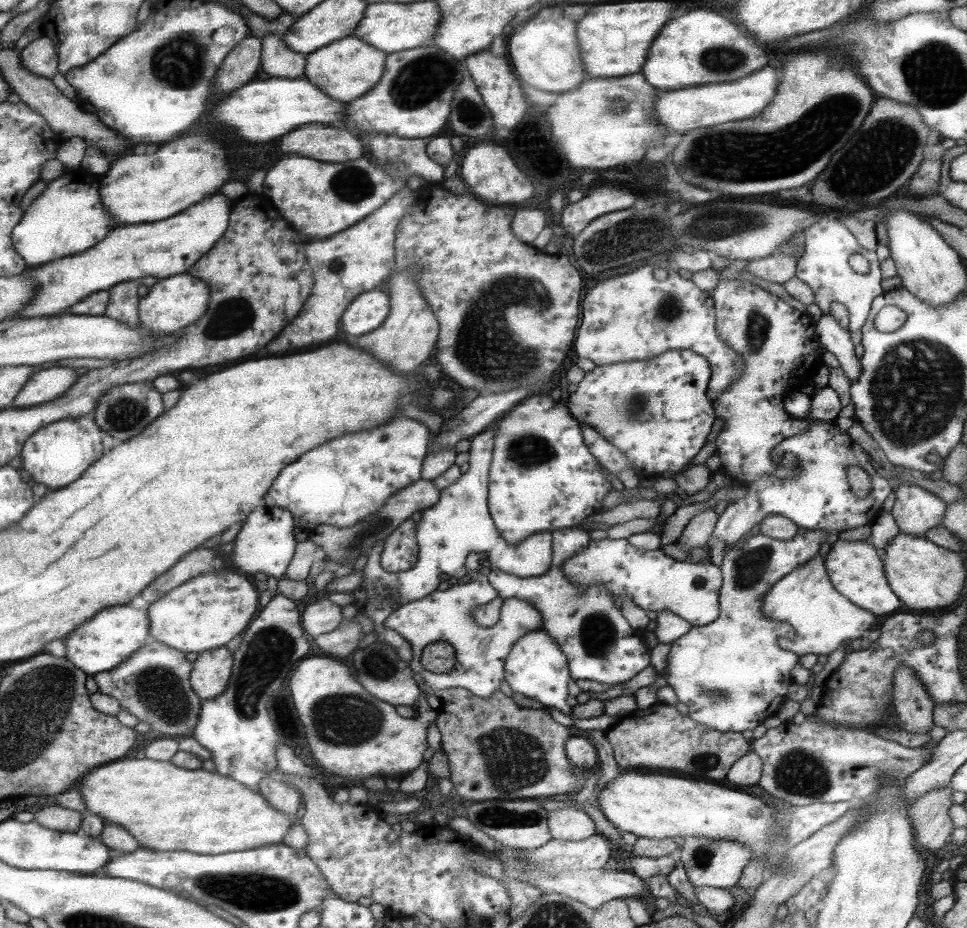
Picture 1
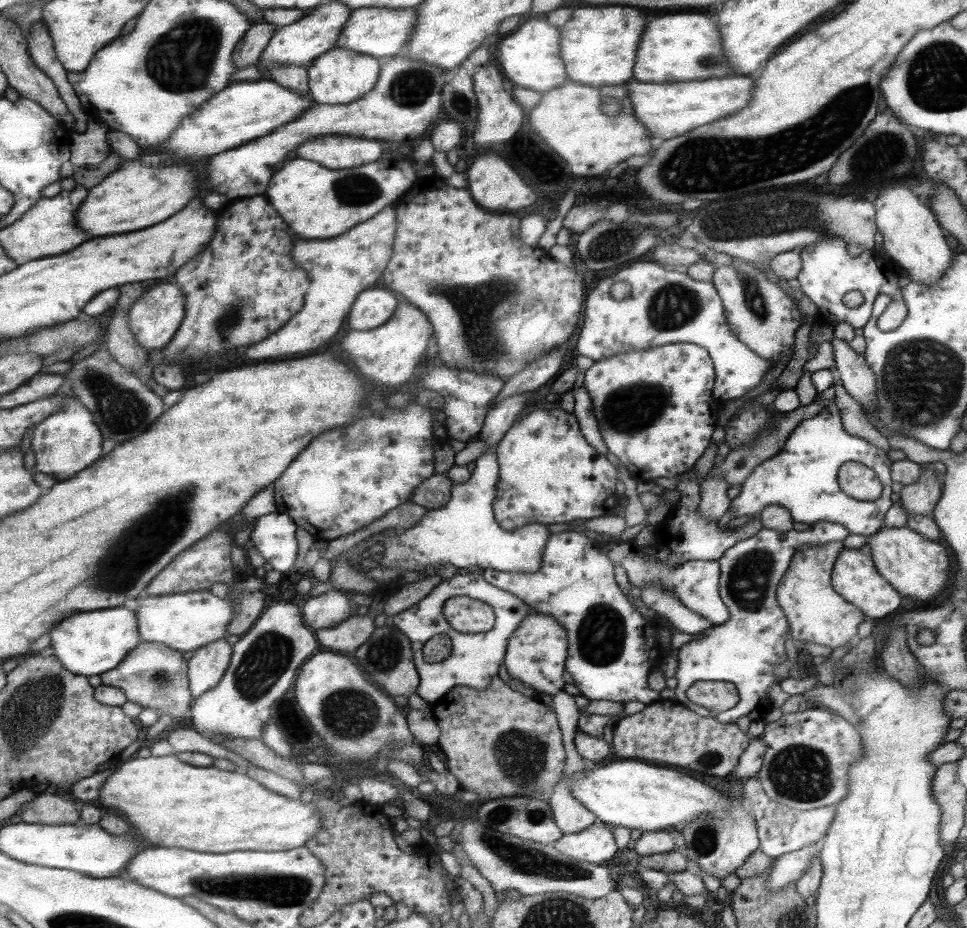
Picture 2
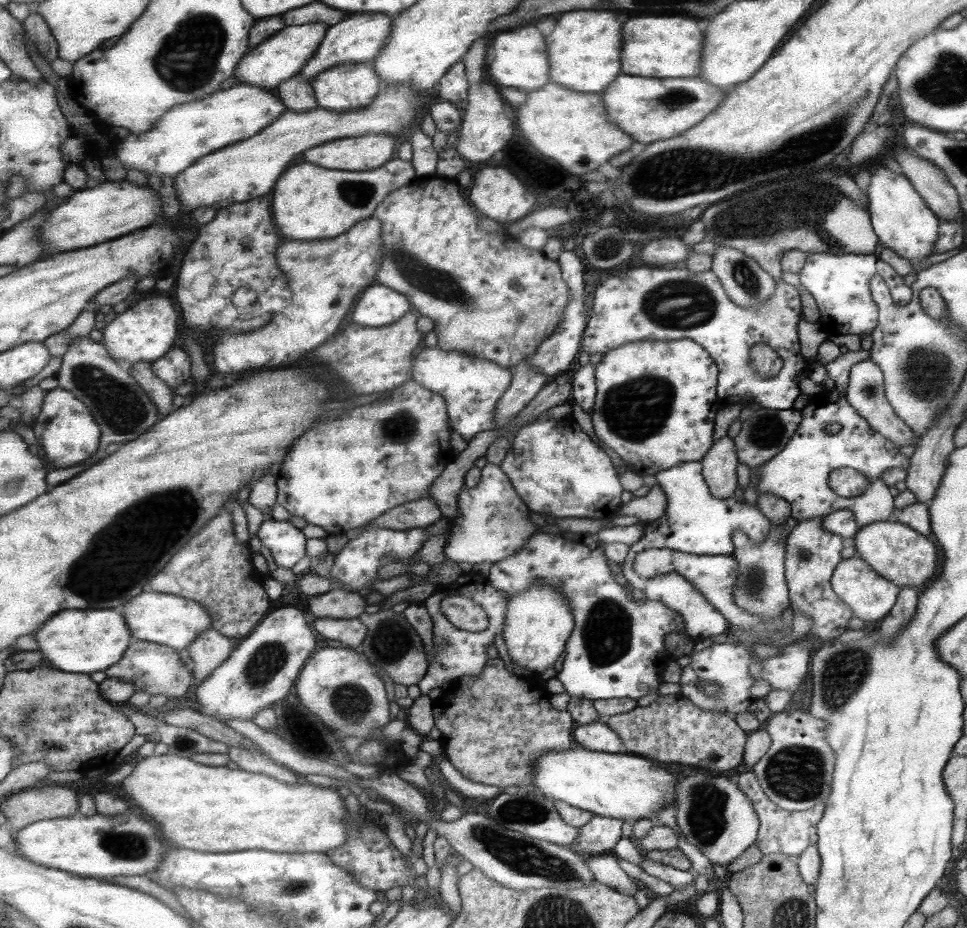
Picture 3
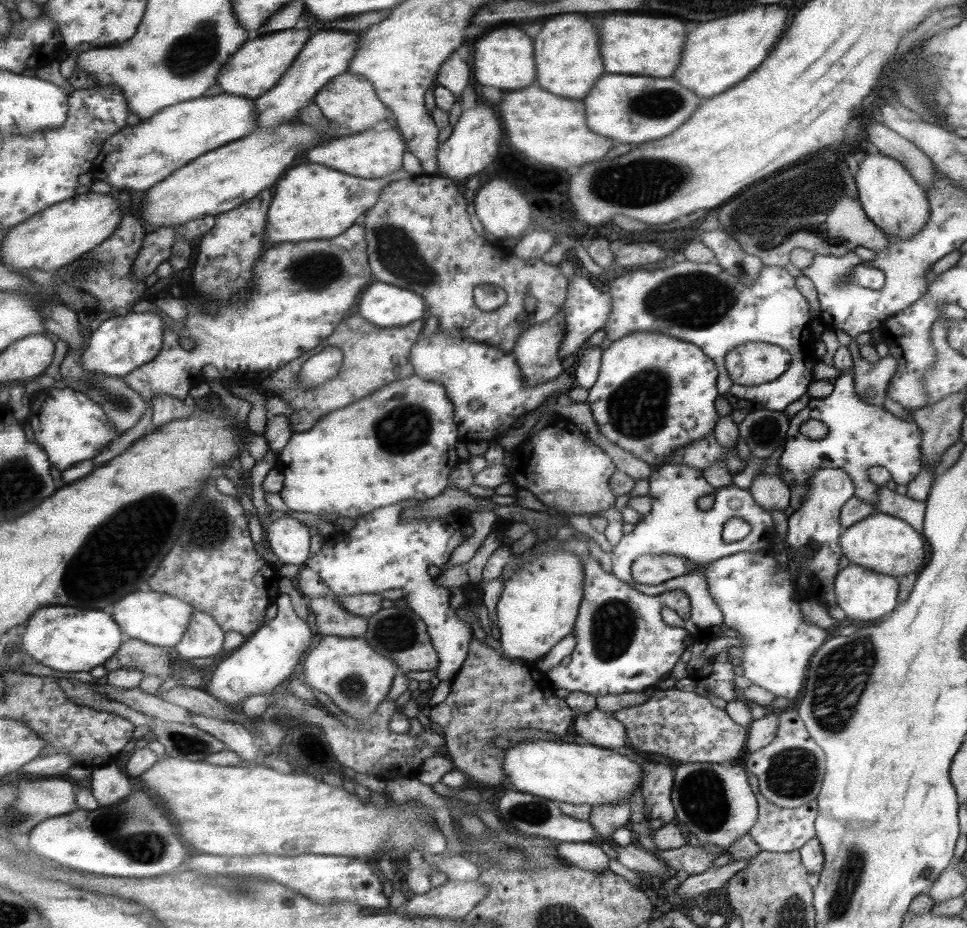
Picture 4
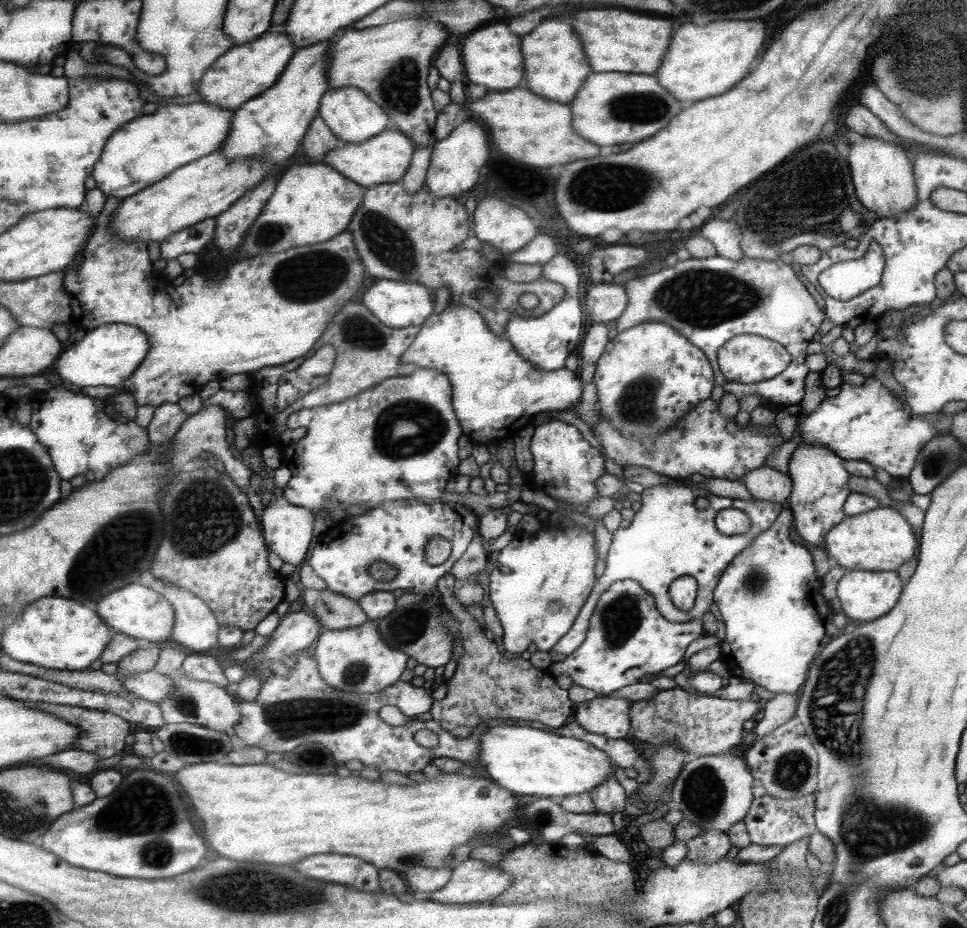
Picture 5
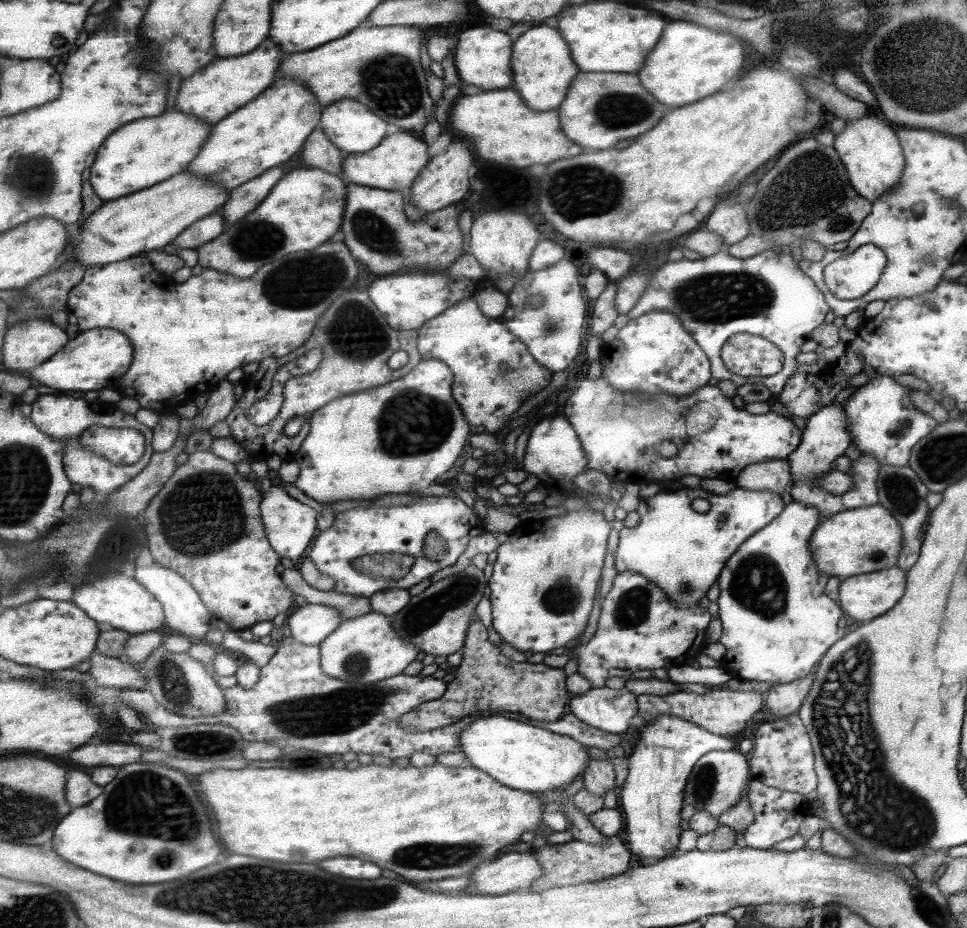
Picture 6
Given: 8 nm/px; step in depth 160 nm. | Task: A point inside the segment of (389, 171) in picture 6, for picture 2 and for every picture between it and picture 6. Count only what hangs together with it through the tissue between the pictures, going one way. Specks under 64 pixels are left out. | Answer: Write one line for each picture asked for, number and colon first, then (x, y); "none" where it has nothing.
2: (336, 152)
3: (362, 153)
4: (371, 154)
5: (384, 158)

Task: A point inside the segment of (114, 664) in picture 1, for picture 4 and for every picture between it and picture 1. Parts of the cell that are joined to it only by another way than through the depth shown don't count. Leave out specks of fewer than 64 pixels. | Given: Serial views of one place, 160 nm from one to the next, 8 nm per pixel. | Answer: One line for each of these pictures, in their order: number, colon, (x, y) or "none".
2: (90, 644)
3: (78, 641)
4: (67, 639)

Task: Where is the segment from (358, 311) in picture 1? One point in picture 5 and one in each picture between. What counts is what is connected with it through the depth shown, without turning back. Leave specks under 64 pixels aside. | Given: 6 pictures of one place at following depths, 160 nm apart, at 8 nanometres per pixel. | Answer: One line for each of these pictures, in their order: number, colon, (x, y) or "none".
2: (372, 307)
3: (378, 305)
4: (383, 304)
5: (398, 304)

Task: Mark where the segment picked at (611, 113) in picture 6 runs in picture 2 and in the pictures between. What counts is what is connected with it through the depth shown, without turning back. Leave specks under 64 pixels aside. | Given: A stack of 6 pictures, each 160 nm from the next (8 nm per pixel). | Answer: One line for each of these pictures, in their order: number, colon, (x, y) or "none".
2: (666, 110)
3: (648, 110)
4: (631, 109)
5: (611, 108)

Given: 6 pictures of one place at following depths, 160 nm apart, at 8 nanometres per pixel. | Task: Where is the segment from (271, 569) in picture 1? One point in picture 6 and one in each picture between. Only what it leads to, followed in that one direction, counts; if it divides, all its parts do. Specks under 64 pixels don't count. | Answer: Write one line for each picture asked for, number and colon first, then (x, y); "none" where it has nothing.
2: (272, 535)
3: (285, 543)
4: (289, 541)
5: (287, 527)
6: (290, 525)

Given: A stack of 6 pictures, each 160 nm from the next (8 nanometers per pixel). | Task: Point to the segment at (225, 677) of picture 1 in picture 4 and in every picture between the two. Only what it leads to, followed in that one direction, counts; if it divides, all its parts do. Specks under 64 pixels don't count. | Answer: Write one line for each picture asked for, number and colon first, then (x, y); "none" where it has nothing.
2: (207, 666)
3: (211, 648)
4: (203, 638)

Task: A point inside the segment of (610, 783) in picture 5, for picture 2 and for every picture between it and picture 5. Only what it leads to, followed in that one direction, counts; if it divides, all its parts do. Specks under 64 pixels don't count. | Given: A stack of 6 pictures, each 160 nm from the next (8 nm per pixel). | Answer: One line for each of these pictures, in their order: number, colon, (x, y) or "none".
2: (595, 845)
3: (599, 836)
4: (606, 819)

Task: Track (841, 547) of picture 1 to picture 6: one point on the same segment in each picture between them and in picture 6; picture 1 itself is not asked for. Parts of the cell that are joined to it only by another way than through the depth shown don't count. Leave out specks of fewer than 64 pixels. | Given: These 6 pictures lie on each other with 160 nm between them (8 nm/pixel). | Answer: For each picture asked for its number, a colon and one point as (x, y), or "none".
2: (853, 576)
3: (871, 596)
4: (861, 593)
5: (864, 595)
6: (863, 597)

